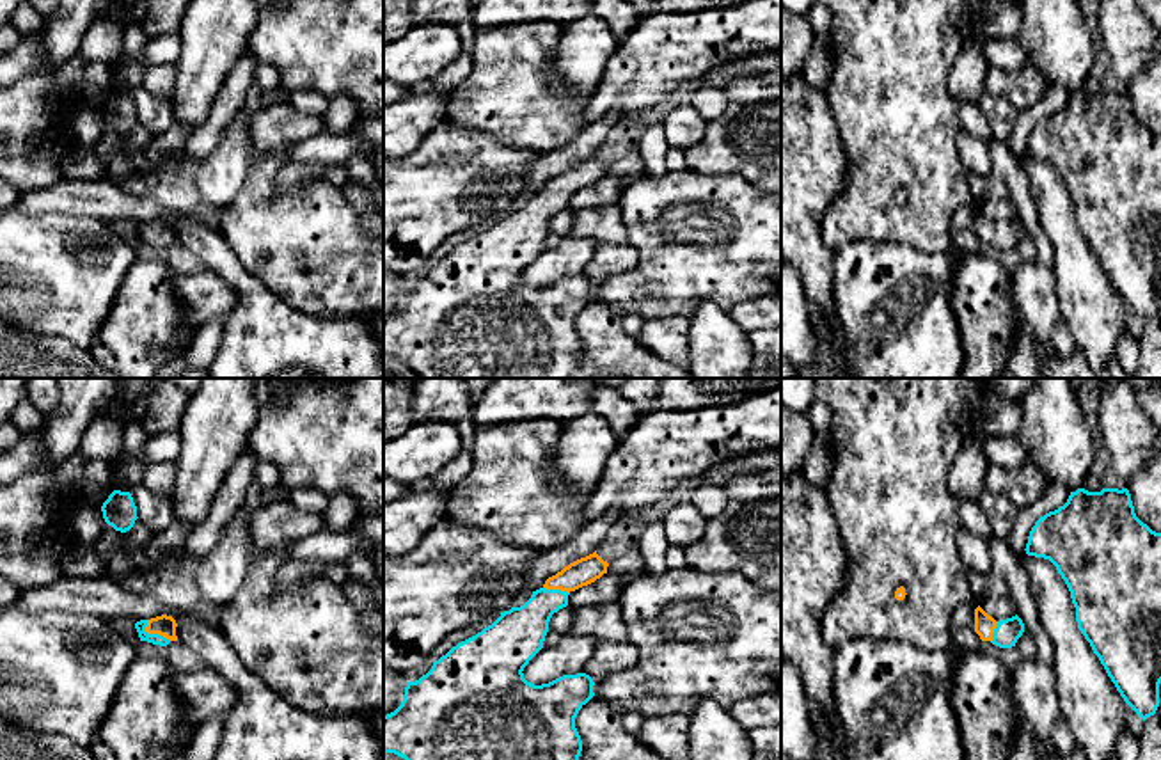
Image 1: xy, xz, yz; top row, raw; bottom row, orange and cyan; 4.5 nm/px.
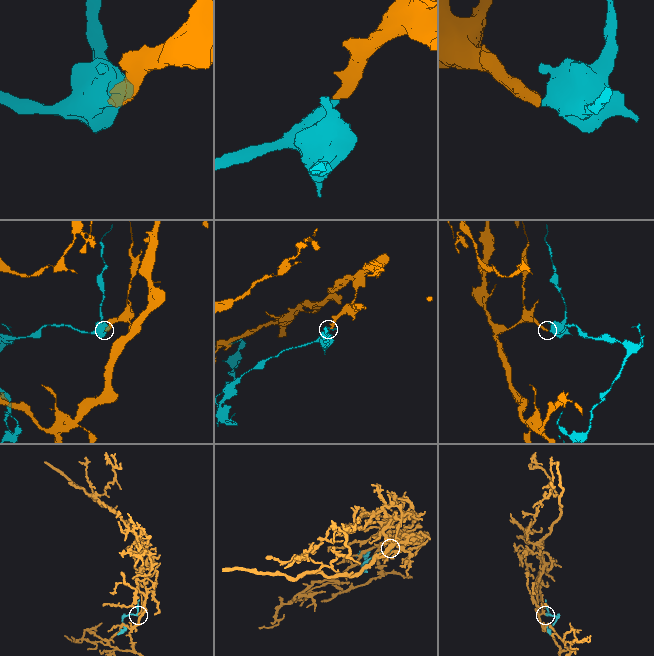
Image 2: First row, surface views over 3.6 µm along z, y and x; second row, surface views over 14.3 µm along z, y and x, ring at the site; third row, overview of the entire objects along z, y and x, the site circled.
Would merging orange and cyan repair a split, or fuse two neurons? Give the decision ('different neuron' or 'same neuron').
same neuron

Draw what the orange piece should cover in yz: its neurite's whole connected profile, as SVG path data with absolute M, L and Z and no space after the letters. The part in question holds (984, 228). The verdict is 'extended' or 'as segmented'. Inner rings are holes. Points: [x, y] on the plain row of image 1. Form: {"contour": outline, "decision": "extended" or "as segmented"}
{"contour": "M980 208L975 211L975 234L982 243L991 243L999 250L1015 249L1017 241L1024 234L1023 222L1015 217L1012 220L996 224Z", "decision": "extended"}

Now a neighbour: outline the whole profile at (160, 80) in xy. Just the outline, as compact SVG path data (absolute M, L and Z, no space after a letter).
M176 64L154 66L146 73L144 89L160 98L170 98L178 80Z

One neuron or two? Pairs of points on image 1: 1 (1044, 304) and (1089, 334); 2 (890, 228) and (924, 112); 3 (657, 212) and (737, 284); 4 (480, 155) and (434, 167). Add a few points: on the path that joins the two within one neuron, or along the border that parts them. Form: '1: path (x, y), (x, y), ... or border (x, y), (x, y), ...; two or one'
1: border (1053, 272), (1058, 316); two
2: path (918, 199), (924, 194), (924, 141); one
3: path (677, 231), (718, 270); one
4: path (469, 166), (444, 167); one

